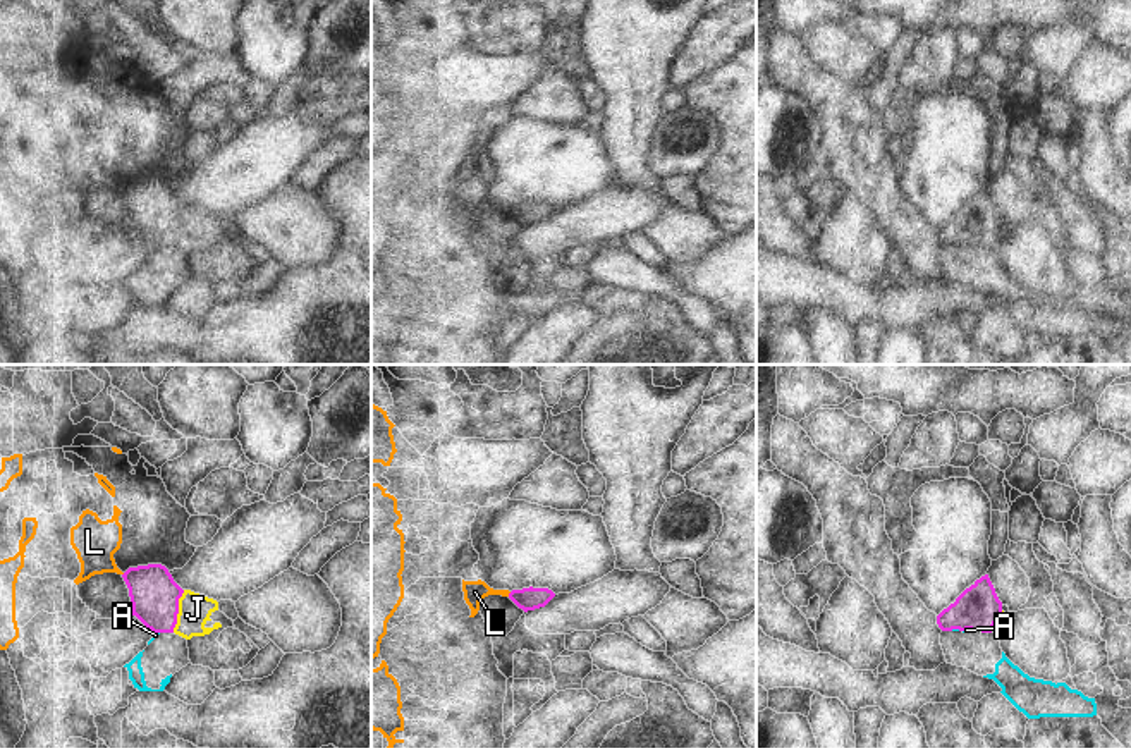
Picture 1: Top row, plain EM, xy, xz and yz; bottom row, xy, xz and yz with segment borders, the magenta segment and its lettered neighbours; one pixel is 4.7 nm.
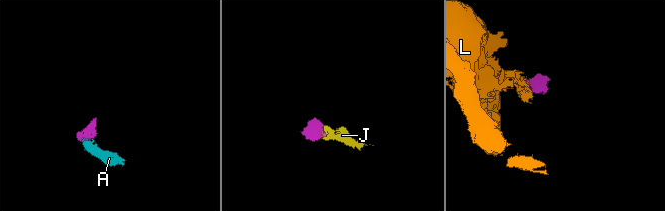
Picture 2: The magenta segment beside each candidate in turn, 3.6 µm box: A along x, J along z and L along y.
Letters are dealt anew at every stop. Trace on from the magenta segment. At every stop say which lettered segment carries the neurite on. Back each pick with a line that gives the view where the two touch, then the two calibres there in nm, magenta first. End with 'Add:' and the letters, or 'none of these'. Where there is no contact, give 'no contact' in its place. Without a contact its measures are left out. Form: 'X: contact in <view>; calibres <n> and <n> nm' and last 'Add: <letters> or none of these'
J: contact in xy; calibres 220 and 150 nm
Add: J

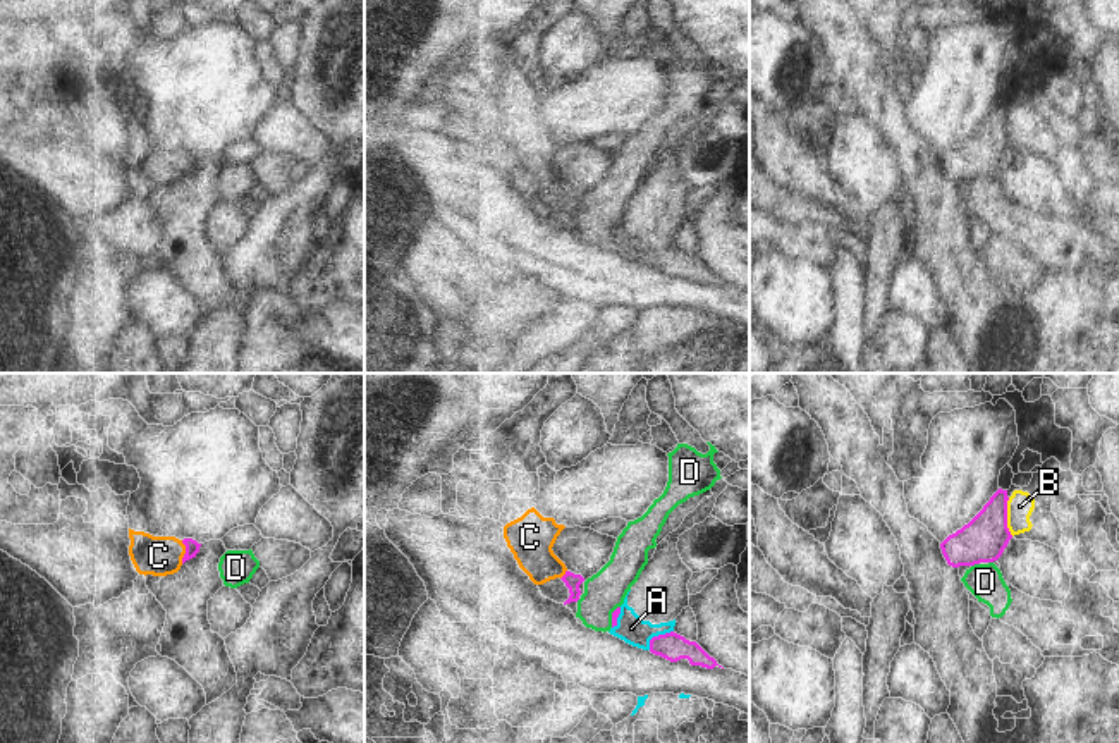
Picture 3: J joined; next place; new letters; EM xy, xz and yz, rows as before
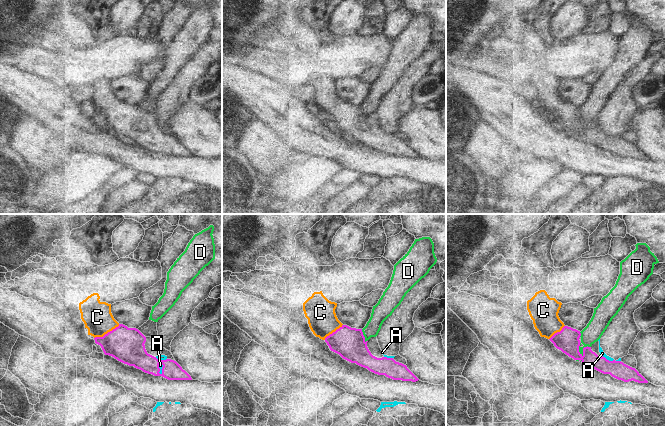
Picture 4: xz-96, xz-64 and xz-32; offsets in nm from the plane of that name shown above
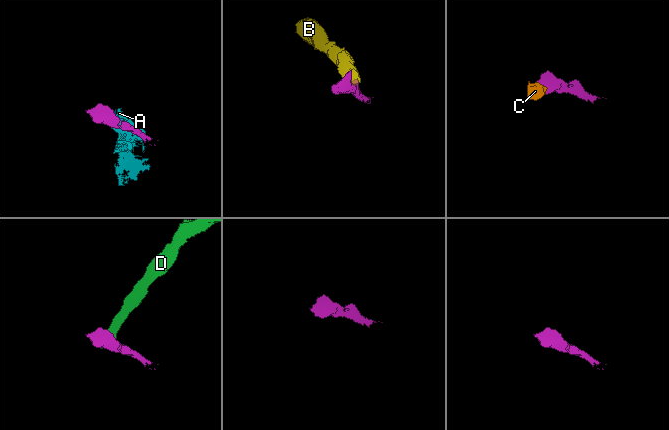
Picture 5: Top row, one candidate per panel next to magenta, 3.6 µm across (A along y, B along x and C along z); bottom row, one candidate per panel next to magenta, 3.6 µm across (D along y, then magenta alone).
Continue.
C: contact in xy; calibres 60 and 190 nm
Add: C

